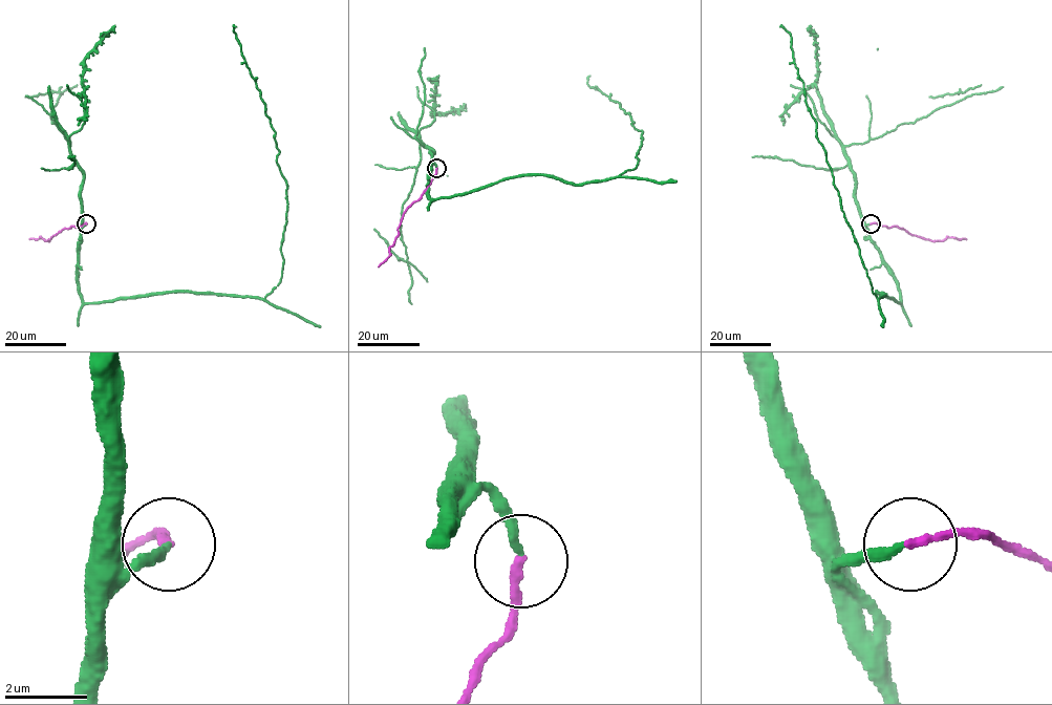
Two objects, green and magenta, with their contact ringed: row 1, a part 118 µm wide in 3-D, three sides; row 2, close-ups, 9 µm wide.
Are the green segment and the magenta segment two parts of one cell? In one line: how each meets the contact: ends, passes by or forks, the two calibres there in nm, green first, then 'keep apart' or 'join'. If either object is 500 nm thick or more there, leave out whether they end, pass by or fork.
green ends there; magenta ends there; 220 nm thick on the green side, 200 nm on the other; join

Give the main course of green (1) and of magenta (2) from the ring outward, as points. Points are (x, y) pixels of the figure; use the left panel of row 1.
1: (86, 223), (78, 266), (84, 302), (170, 292), (263, 299), (280, 282), (287, 184), (236, 26)
2: (86, 223), (63, 229), (48, 241), (40, 237), (29, 239)

